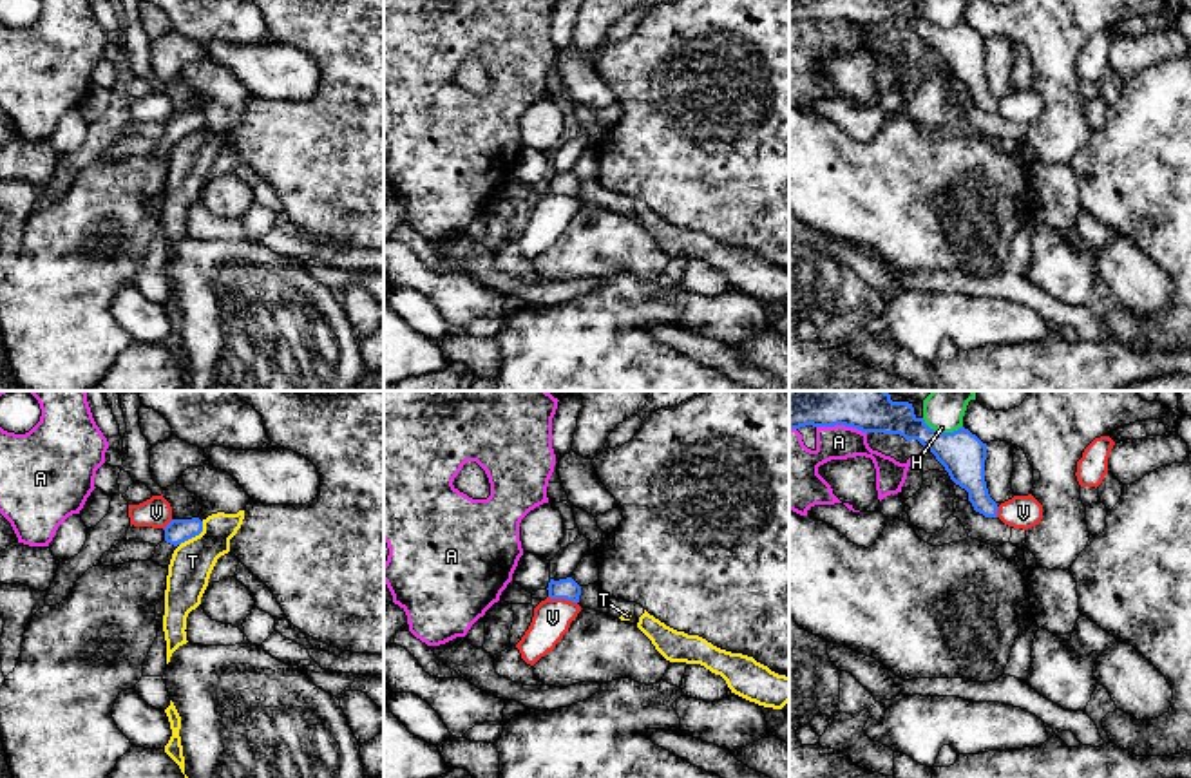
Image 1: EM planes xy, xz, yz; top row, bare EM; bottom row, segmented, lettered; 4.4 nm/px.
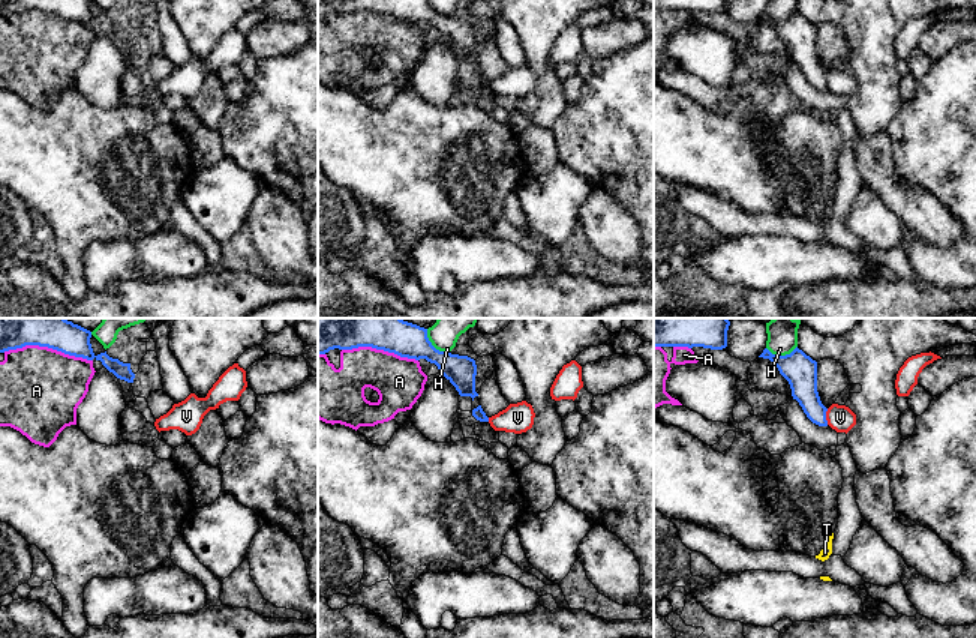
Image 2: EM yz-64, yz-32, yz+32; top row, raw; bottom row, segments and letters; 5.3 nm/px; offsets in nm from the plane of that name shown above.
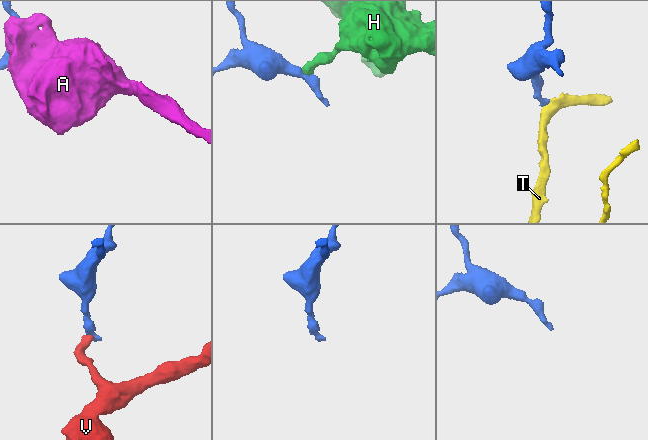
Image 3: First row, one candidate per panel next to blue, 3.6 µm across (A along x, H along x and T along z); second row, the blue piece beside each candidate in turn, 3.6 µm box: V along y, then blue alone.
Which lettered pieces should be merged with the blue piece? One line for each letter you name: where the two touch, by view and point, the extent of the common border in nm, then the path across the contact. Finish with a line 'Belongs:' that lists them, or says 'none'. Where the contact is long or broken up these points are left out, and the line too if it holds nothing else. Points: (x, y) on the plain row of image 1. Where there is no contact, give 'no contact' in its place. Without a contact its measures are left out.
Belongs: none

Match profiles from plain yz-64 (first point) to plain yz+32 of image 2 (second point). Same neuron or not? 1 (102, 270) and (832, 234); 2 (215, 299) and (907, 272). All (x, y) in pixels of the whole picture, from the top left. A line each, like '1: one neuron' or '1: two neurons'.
1: two neurons
2: two neurons

